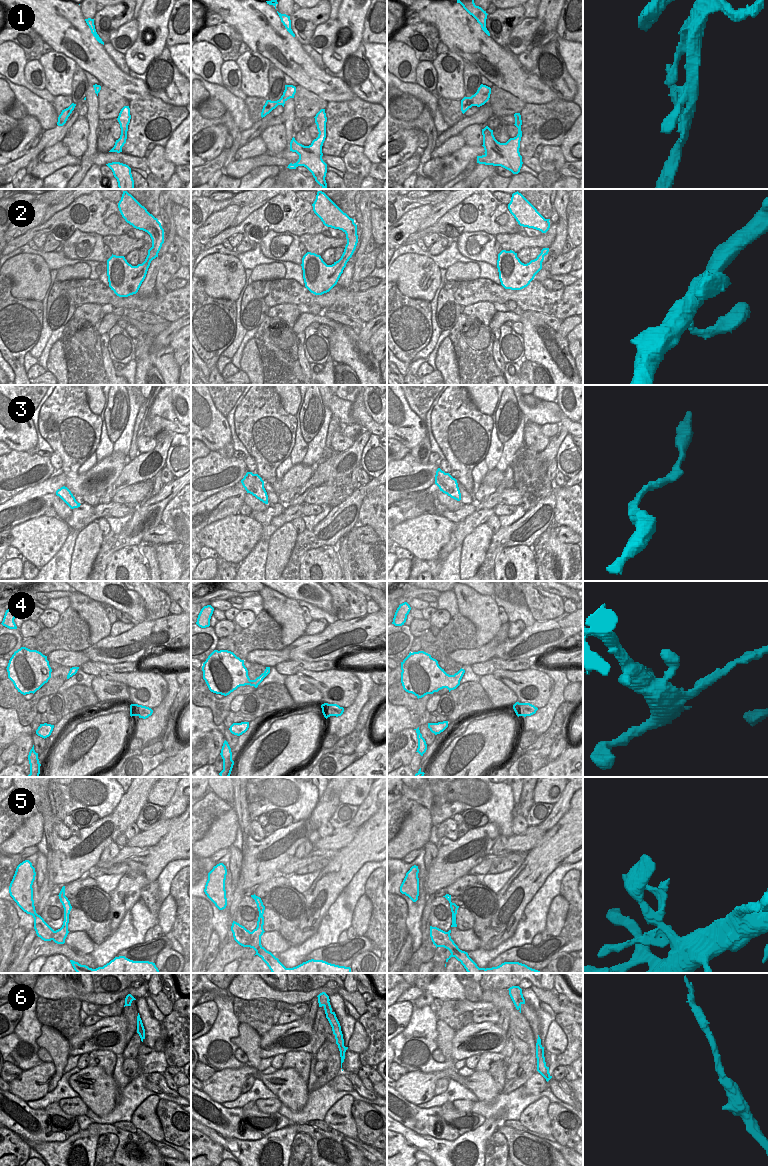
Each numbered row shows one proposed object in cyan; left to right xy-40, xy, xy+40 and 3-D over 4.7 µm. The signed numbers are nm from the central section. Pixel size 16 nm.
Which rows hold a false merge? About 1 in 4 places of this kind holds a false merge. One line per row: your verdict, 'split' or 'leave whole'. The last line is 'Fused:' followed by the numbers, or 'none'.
1: leave whole
2: leave whole
3: split
4: leave whole
5: leave whole
6: leave whole
Fused: 3

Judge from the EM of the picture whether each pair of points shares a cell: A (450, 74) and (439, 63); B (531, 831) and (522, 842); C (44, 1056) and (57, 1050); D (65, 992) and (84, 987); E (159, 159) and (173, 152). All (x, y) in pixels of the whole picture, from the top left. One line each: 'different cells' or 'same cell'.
A: same cell
B: same cell
C: different cells
D: different cells
E: different cells

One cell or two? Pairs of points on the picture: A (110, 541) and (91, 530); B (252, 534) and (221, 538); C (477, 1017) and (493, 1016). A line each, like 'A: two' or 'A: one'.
A: two
B: one
C: one

